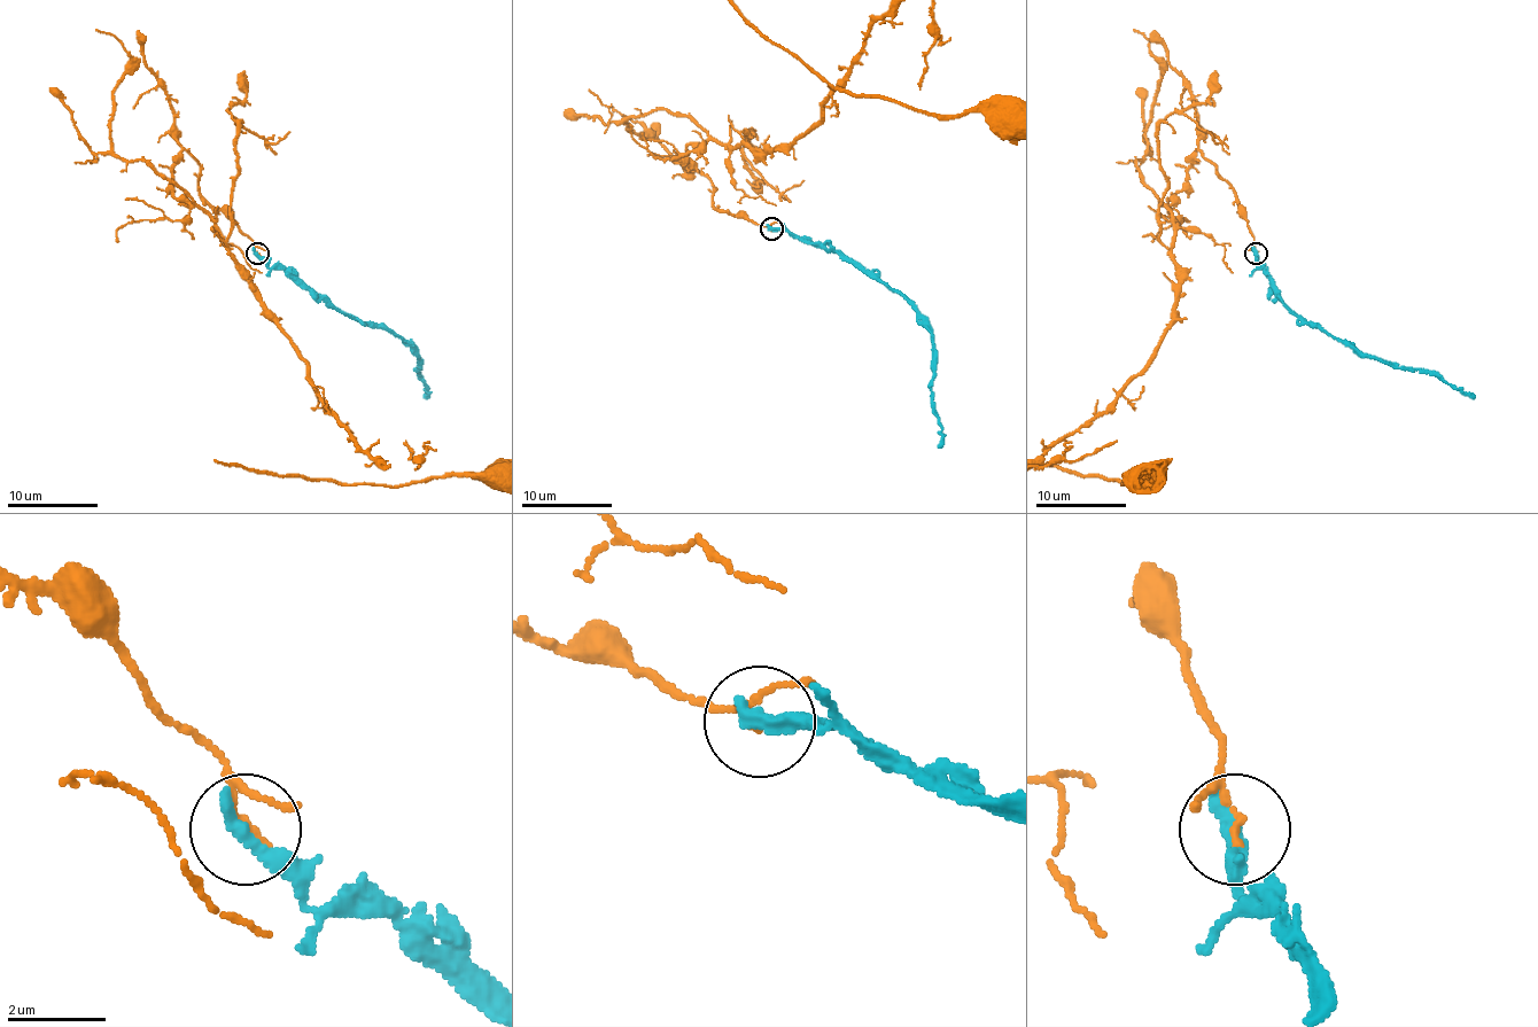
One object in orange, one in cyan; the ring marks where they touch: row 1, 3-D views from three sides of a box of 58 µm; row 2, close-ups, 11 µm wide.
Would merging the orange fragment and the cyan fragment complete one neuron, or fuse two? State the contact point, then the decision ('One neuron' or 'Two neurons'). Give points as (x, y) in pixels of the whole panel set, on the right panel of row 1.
Place: (1256, 254). Two neurons

